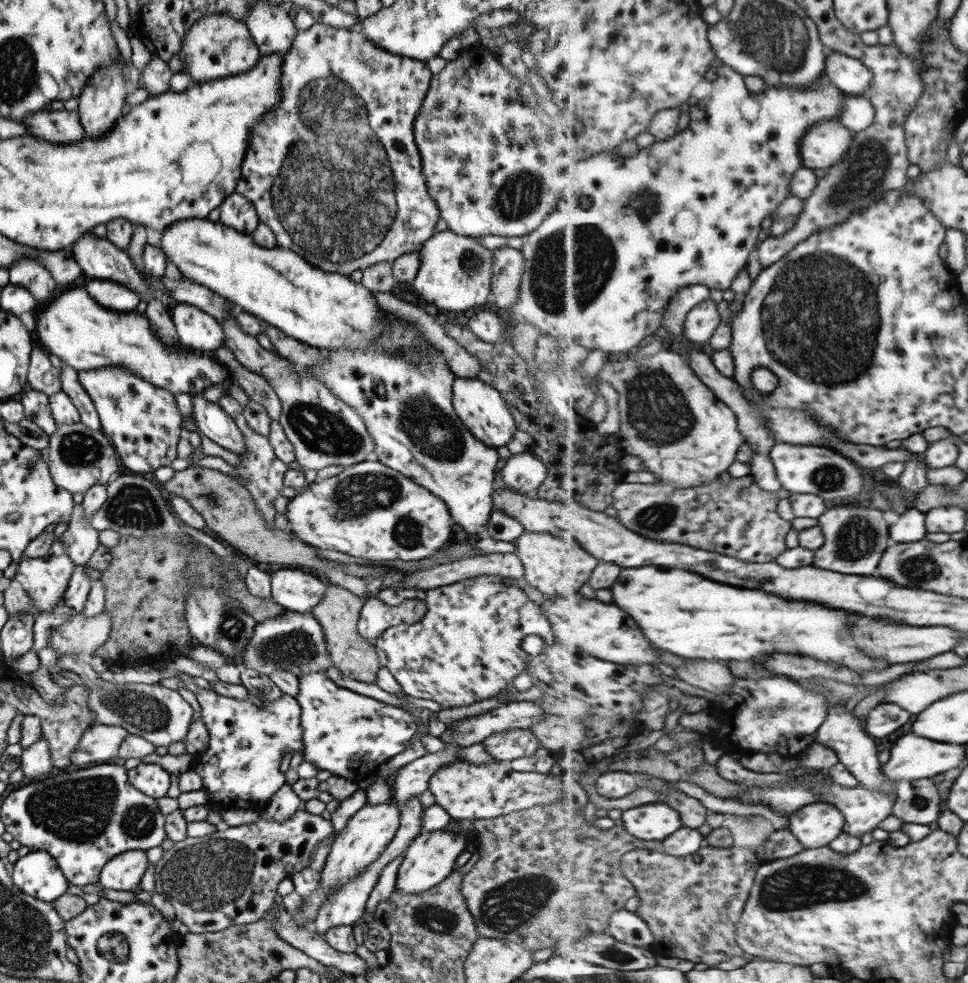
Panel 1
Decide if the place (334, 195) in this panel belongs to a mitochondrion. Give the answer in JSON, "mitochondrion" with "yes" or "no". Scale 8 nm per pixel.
{"mitochondrion":"yes"}

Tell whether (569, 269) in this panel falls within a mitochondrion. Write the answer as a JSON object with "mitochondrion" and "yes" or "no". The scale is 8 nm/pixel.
{"mitochondrion":"yes"}

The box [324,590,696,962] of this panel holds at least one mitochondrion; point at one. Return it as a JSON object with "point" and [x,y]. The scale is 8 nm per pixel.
{"point":[508,906]}

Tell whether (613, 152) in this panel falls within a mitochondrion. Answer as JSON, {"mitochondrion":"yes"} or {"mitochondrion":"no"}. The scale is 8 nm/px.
{"mitochondrion":"no"}

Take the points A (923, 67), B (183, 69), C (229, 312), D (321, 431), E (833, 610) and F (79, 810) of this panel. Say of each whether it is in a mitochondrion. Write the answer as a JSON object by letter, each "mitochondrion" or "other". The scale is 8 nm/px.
{"A":"other","B":"other","C":"other","D":"mitochondrion","E":"other","F":"mitochondrion"}

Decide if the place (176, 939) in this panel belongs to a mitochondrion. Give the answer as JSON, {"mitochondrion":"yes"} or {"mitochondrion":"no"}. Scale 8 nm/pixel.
{"mitochondrion":"no"}

